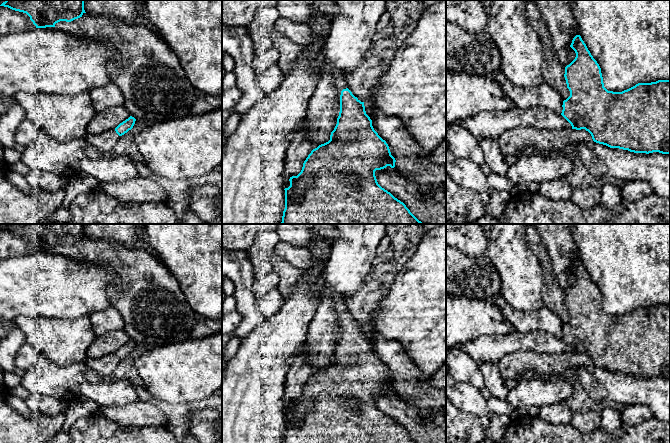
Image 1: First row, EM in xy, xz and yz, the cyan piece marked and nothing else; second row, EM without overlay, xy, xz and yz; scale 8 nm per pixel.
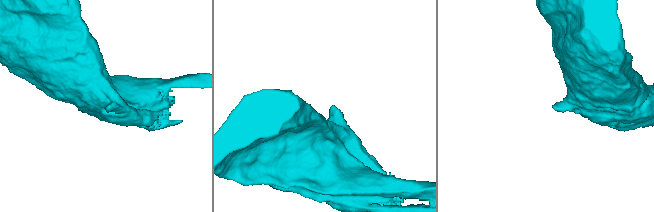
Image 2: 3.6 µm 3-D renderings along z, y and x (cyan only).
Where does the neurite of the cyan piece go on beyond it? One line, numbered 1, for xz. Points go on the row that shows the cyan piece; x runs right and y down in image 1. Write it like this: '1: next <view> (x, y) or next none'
1: next xz (339, 81)

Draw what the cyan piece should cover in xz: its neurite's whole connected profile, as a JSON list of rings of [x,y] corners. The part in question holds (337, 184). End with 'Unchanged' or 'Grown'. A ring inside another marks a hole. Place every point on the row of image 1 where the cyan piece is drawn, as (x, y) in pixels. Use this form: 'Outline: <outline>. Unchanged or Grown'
Outline: [[[333,72],[332,75],[334,85],[341,90],[337,124],[331,132],[330,140],[313,149],[304,161],[301,172],[290,177],[290,186],[284,189],[285,209],[281,224],[424,224],[403,202],[378,184],[375,171],[387,166],[394,168],[396,160],[386,141],[374,130],[364,102],[352,94],[339,72]]]. Grown

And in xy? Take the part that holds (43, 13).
Outline: [[[6,0],[0,6],[26,13],[36,28],[55,27],[60,21],[71,22],[86,13],[84,0]]]. Unchanged

